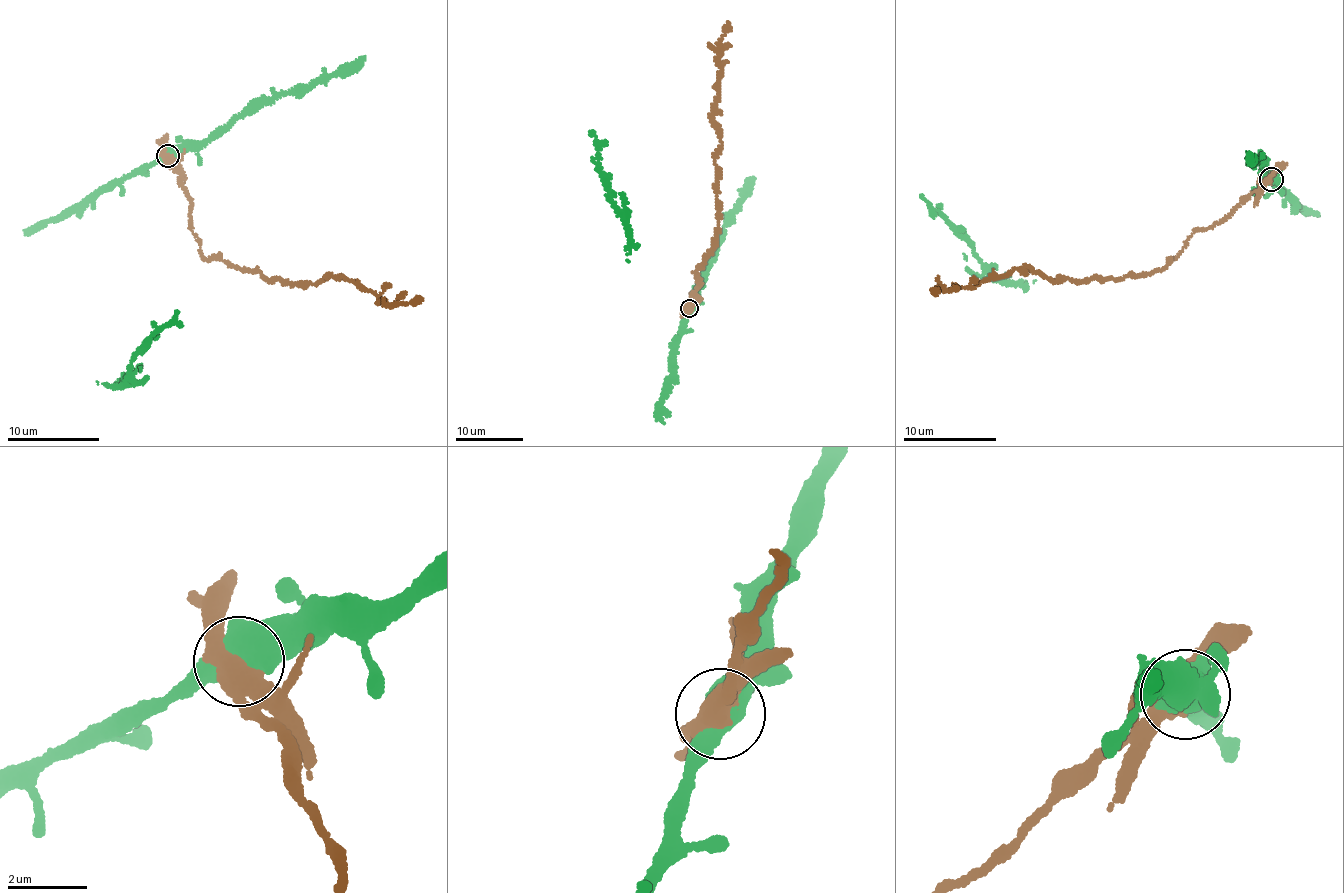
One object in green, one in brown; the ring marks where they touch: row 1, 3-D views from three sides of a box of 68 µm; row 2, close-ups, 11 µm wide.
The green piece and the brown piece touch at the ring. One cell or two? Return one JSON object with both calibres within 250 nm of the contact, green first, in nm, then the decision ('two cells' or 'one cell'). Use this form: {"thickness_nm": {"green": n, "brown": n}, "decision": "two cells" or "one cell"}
{"thickness_nm": {"green": 650, "brown": 550}, "decision": "two cells"}

